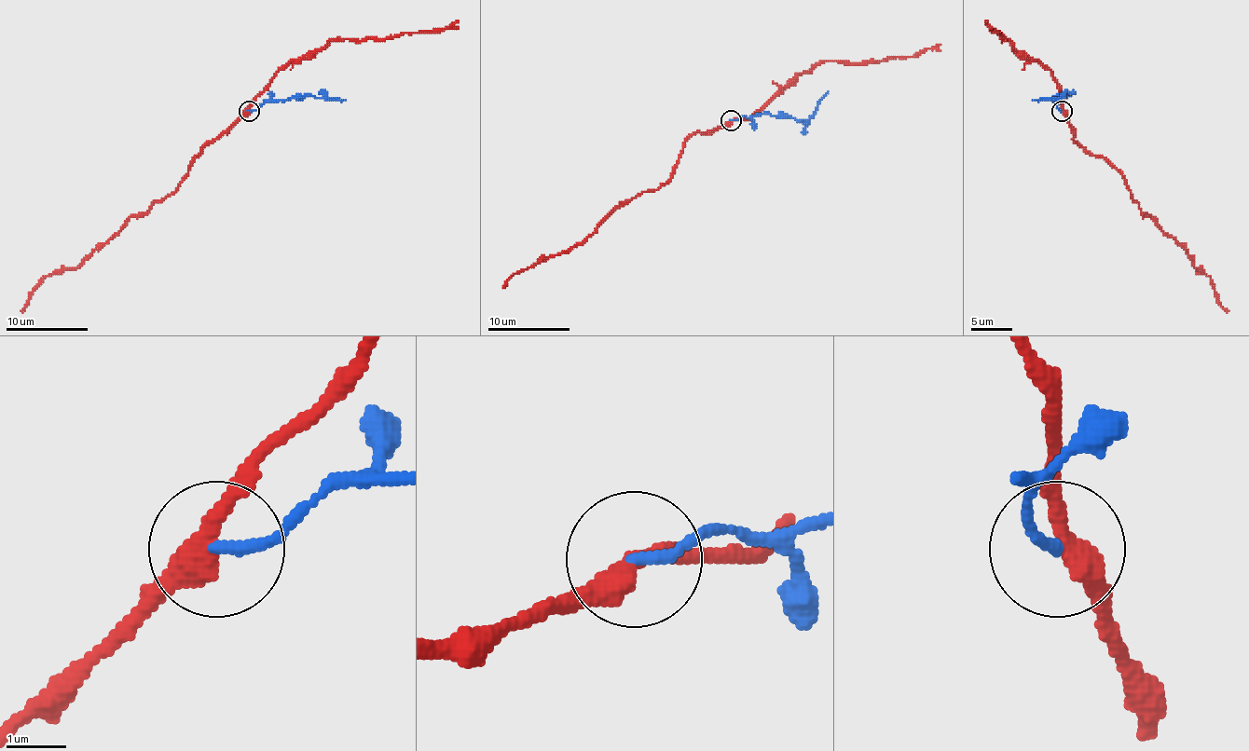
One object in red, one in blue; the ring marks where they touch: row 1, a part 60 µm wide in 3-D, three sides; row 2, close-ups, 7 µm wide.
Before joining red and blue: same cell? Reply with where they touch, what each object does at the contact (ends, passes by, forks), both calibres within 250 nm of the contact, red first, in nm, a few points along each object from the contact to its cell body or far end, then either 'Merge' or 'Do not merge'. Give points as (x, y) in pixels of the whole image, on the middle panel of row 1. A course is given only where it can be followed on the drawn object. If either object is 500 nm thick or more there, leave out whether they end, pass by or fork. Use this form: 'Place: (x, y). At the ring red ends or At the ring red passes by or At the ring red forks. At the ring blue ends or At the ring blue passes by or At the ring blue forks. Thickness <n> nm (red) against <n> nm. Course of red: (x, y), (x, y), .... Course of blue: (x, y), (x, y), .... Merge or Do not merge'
Place: (731, 120). At the ring red passes by. At the ring blue ends. Thickness 360 nm (red) against 190 nm. Course of red: (732, 122), (694, 132), (662, 185), (615, 206), (591, 234), (557, 254), (540, 259), (502, 287). Course of blue: (732, 120), (762, 114), (807, 120), (828, 91). Do not merge

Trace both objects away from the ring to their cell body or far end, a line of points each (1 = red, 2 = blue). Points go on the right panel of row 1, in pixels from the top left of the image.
1: (1063, 110), (1073, 139), (1083, 149), (1104, 157), (1122, 175), (1143, 212), (1206, 274), (1218, 302), (1228, 310)
2: (1061, 110), (1055, 100), (1061, 98), (1032, 100)

